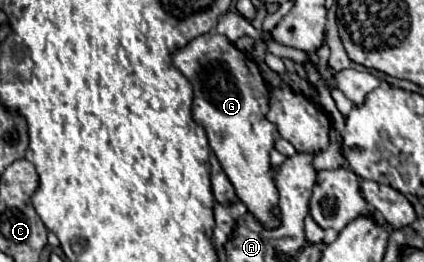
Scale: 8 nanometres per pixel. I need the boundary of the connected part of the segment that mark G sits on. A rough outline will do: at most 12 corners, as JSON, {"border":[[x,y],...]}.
{"border":[[207,33],[173,55],[239,201],[281,225],[255,61]]}

